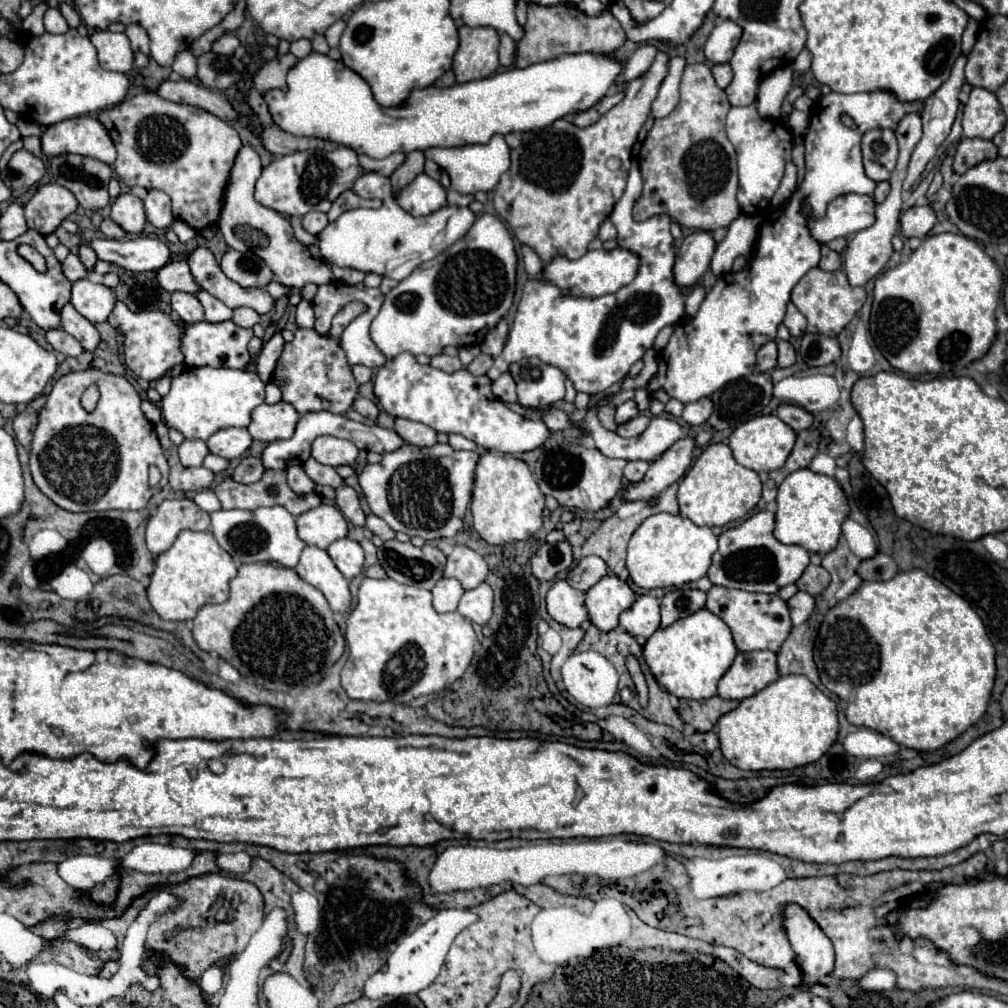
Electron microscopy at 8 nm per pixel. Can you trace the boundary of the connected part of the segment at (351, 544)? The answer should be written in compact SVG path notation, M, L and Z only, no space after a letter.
M341 538L337 542L333 542L329 548L327 548L327 554L331 556L331 560L335 562L335 566L339 568L339 572L351 580L355 578L357 574L361 574L363 570L363 548L359 546L359 542L355 540L349 540L349 538Z

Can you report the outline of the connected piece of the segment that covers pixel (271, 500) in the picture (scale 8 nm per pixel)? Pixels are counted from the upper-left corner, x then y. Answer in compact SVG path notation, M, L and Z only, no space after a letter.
M265 470L263 478L249 486L241 486L241 484L235 484L231 478L225 478L215 488L215 494L221 500L223 510L231 510L231 508L255 510L261 506L279 504L287 508L293 516L299 516L321 504L321 496L317 494L309 494L309 496L295 494L285 482L283 470Z

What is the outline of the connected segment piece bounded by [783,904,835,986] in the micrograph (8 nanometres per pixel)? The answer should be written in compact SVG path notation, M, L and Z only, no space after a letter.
M787 904L783 918L791 946L799 956L801 982L809 986L821 982L821 978L831 972L835 962L833 944L797 904Z

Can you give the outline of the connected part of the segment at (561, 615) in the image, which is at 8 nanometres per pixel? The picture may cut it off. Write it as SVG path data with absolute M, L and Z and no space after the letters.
M559 580L547 594L547 612L559 624L579 628L587 620L585 594L571 588L565 580Z

